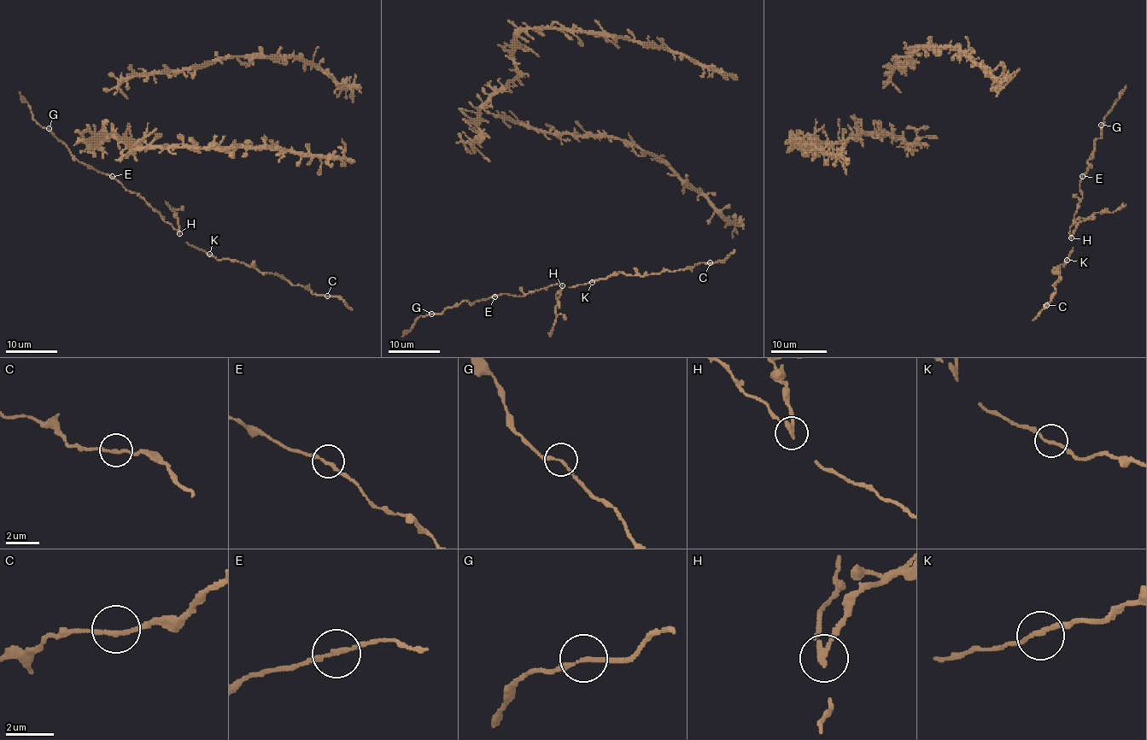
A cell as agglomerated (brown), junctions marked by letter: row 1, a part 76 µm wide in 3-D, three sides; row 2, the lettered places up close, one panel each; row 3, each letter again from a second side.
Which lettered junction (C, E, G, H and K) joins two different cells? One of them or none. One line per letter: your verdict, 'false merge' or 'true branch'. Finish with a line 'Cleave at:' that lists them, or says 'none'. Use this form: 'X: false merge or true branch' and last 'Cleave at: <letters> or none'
C: true branch
E: true branch
G: true branch
H: false merge
K: true branch
Cleave at: H

